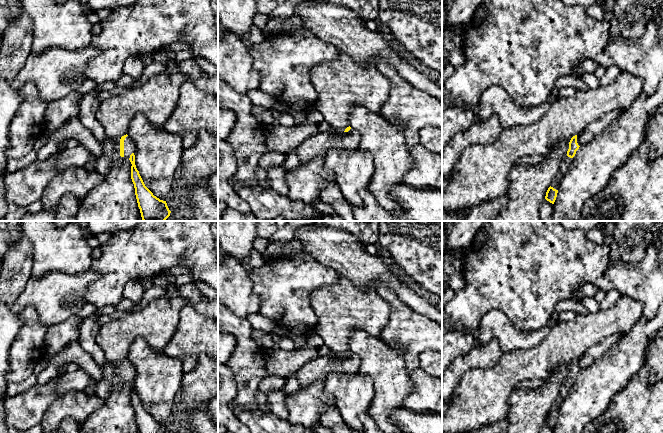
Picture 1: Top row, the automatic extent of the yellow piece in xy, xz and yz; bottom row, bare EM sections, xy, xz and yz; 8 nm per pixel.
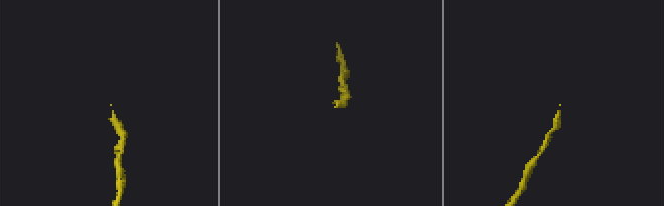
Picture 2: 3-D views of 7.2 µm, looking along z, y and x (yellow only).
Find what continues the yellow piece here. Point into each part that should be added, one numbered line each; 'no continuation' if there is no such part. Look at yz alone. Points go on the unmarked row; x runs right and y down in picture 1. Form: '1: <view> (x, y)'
1: yz (595, 352)

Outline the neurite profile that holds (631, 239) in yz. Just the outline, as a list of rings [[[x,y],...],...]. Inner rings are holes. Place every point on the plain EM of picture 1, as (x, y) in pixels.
[[[612,221],[609,232],[613,236],[610,262],[640,262],[653,242],[653,227],[659,221]]]

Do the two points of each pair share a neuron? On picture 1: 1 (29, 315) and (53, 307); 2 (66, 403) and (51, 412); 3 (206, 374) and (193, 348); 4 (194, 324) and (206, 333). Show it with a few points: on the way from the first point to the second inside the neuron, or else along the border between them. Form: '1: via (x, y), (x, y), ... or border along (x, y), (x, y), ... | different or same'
1: border along (19, 313), (31, 306), (47, 328) | different
2: via (62, 407), (55, 412) | same
3: border along (207, 354), (201, 354), (198, 364), (184, 374) | different
4: via (197, 327), (203, 333) | same

